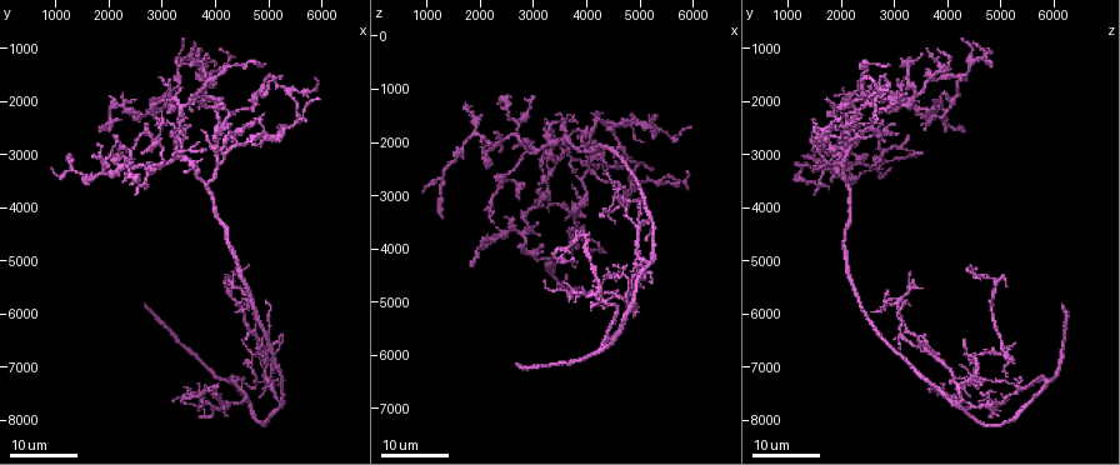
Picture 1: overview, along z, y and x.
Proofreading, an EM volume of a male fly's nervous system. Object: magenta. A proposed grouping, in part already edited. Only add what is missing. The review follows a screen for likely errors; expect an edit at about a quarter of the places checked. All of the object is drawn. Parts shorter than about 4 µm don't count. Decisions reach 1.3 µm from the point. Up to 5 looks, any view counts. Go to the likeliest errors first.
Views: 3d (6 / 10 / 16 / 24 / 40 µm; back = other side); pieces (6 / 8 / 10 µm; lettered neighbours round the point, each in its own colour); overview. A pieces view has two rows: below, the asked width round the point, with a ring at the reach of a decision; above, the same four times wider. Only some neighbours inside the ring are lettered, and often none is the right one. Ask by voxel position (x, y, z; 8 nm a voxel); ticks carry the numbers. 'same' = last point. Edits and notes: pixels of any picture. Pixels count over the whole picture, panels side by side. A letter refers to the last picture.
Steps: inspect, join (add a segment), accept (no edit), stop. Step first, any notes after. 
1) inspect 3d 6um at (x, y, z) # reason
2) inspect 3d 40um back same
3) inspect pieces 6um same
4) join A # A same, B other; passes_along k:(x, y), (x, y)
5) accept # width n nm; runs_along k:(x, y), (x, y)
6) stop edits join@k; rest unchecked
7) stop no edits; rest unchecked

inspect 3d 16um at (2700, 5800, 6200)

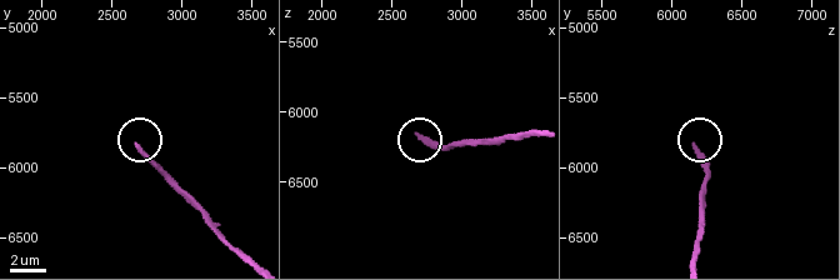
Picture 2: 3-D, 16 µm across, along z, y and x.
inspect pieces 6um at (2700, 5840, 6160)

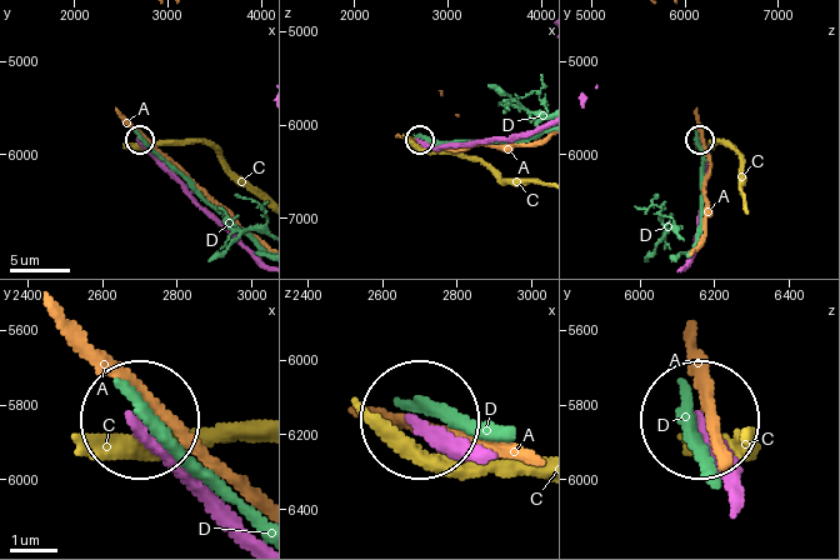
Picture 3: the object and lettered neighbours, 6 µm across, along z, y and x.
accept # A other, C other, D other; runs_along 3:(536, 128), (504, 139), (441, 145), (421, 140); none of them fits

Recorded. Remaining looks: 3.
inspect 3d 24um at (2400, 2900, 2200) # branch stops here

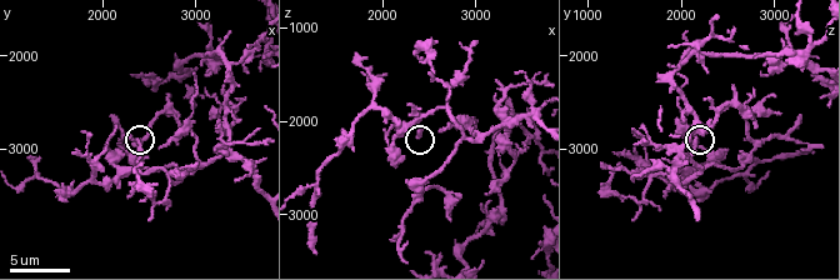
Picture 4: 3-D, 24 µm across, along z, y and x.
inspect pieces 10um at (2400, 2900, 2200) # what lies round it

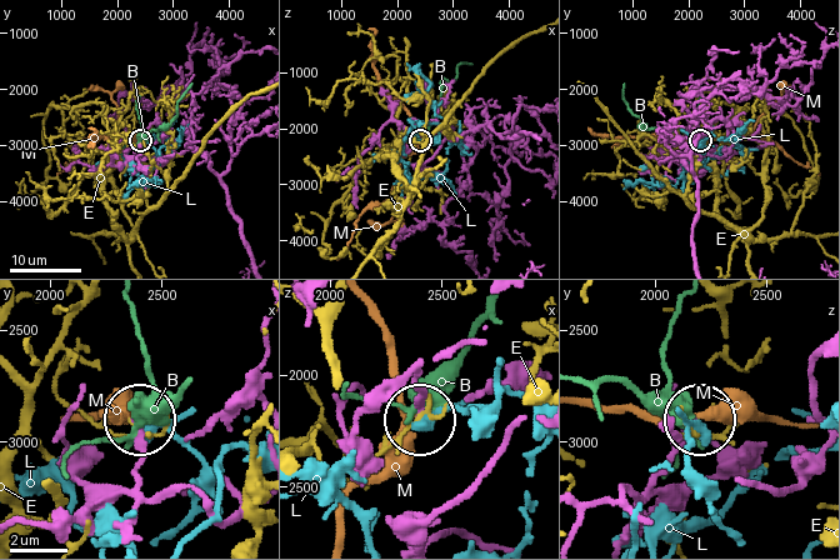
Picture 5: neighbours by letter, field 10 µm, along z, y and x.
accept # B other, E other, L other, M other; none of them fits

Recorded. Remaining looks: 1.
stop no edits; rest unchecked

